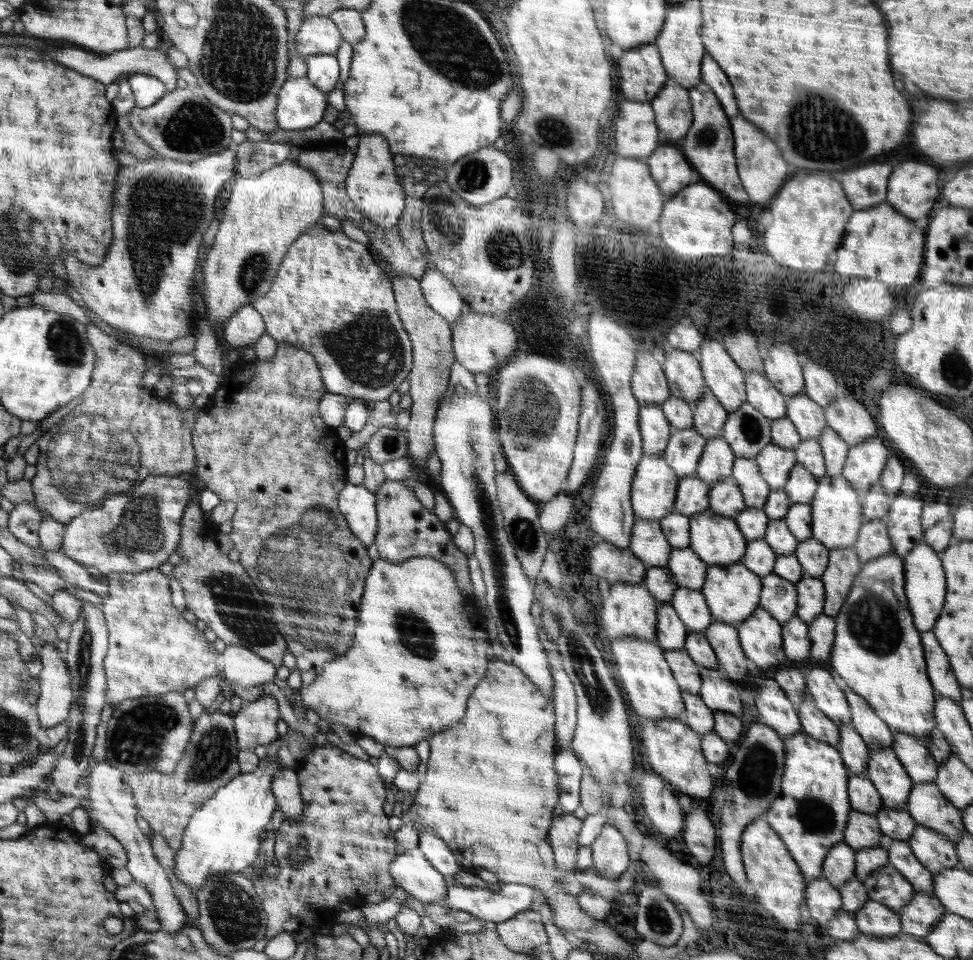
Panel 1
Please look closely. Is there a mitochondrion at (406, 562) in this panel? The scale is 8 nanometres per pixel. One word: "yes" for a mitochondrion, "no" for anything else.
no

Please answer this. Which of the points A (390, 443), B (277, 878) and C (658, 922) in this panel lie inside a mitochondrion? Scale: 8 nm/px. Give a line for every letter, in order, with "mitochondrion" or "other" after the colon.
A: mitochondrion
B: other
C: mitochondrion

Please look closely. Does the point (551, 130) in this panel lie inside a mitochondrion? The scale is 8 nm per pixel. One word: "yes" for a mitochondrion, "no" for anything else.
yes

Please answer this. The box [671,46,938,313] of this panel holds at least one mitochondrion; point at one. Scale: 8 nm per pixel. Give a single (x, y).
(813, 129)

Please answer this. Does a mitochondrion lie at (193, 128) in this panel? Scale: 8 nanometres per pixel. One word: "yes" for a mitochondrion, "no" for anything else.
yes

